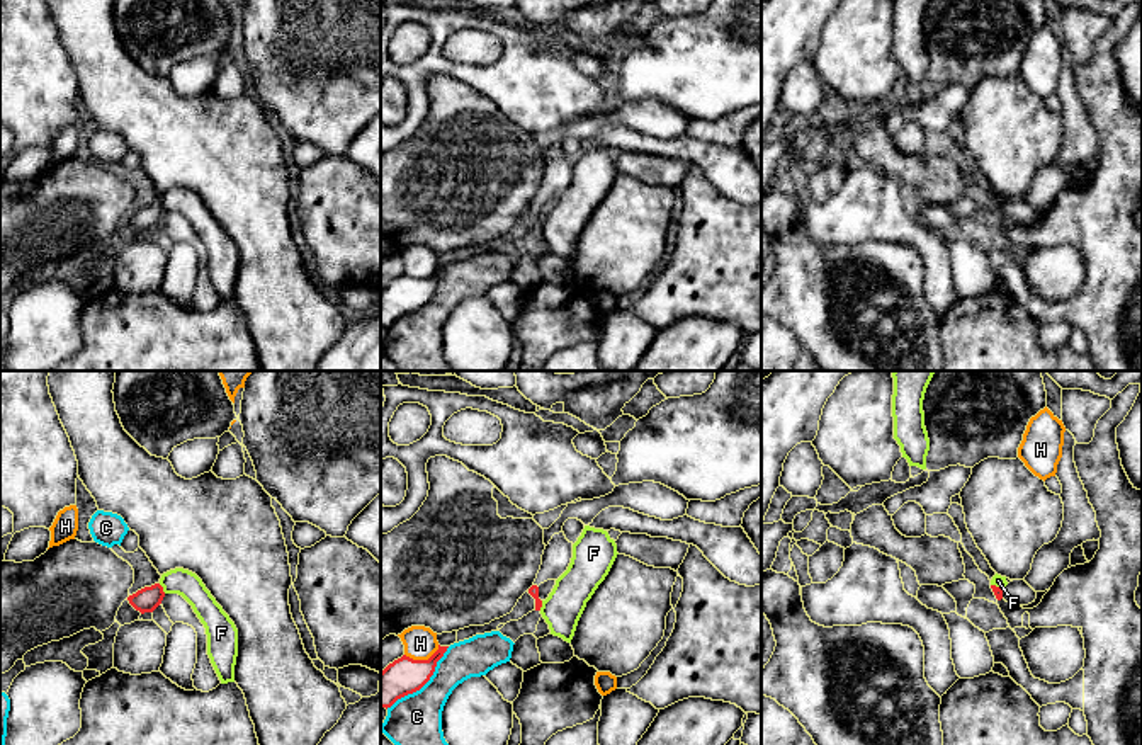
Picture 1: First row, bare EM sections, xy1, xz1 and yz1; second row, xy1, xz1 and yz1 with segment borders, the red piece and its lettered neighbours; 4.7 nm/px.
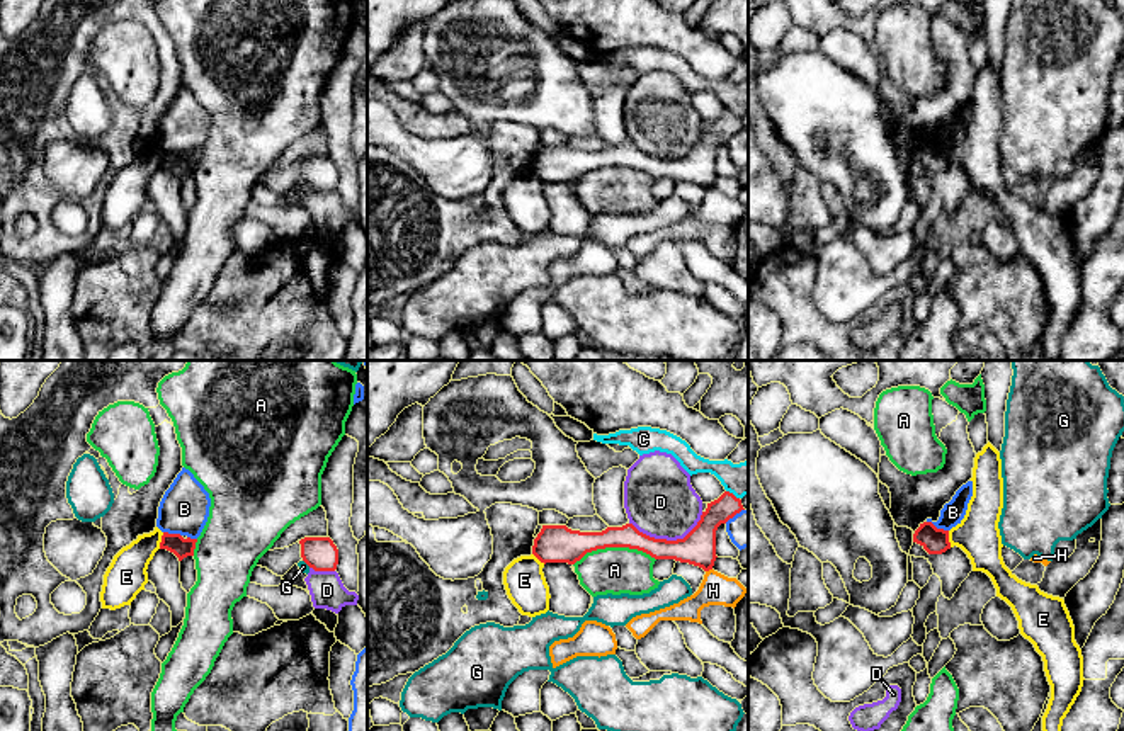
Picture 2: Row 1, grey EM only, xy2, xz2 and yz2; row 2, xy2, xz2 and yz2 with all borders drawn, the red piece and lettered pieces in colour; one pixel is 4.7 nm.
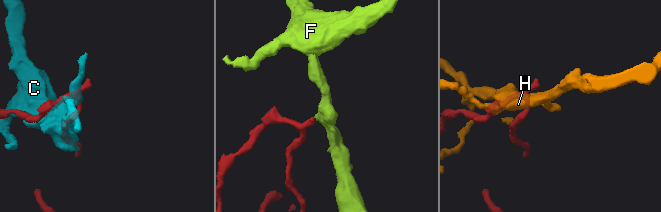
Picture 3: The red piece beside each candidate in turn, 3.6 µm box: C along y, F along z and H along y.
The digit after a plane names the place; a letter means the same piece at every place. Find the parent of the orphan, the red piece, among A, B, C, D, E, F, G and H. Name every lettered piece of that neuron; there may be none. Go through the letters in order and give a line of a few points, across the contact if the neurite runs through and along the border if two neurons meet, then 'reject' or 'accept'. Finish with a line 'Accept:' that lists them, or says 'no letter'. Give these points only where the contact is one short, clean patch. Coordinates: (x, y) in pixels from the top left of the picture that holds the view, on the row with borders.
A: xz2 (655, 558), (628, 548), (597, 548), (587, 551), (573, 565) | reject
B: reject
C: reject
D: reject
E: xy2 (164, 532), (158, 548) | reject
F: xy1 (158, 584), (165, 592) | reject
G: xy2 (303, 560), (310, 566) | reject
H: reject
Accept: no letter

